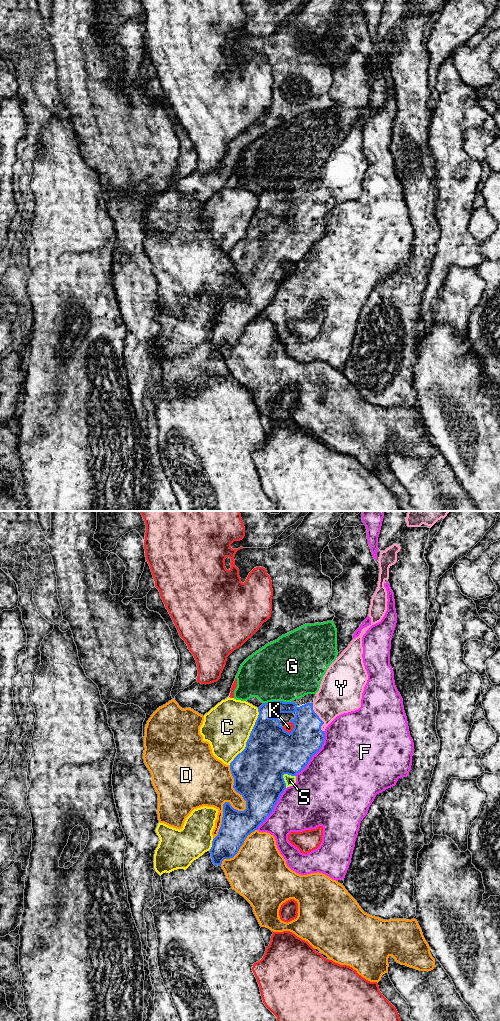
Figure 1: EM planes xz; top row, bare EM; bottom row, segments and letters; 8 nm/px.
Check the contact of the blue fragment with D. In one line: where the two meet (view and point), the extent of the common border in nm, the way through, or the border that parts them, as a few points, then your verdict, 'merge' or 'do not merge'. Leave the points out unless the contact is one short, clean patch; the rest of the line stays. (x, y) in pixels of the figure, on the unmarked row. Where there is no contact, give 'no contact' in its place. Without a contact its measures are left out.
contact xz (237, 298); length 600 nm; do not merge

